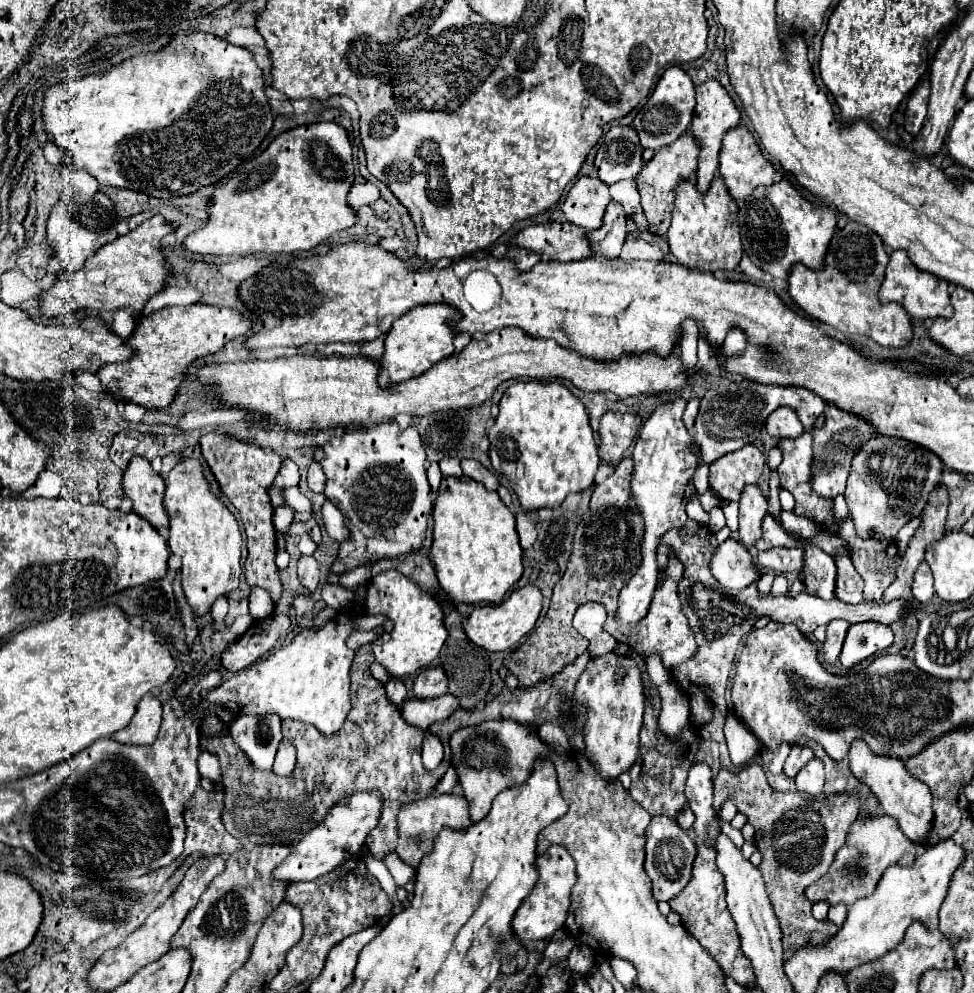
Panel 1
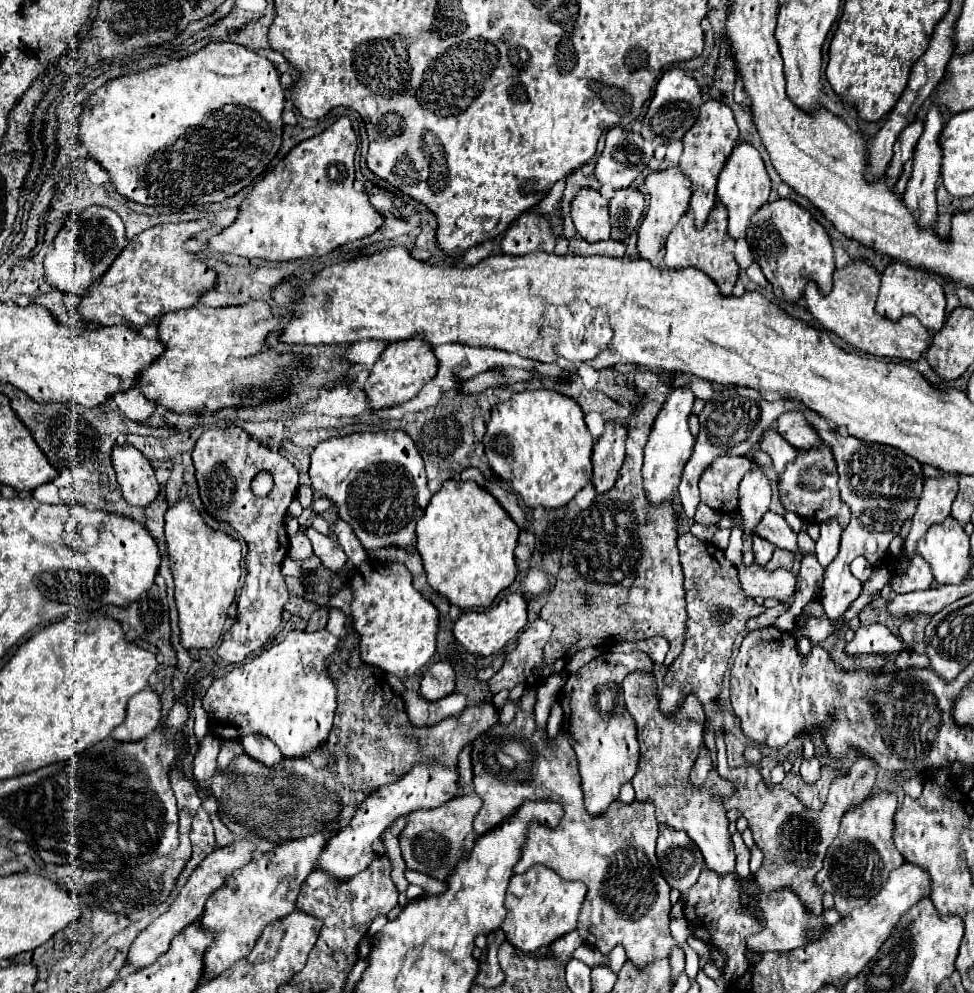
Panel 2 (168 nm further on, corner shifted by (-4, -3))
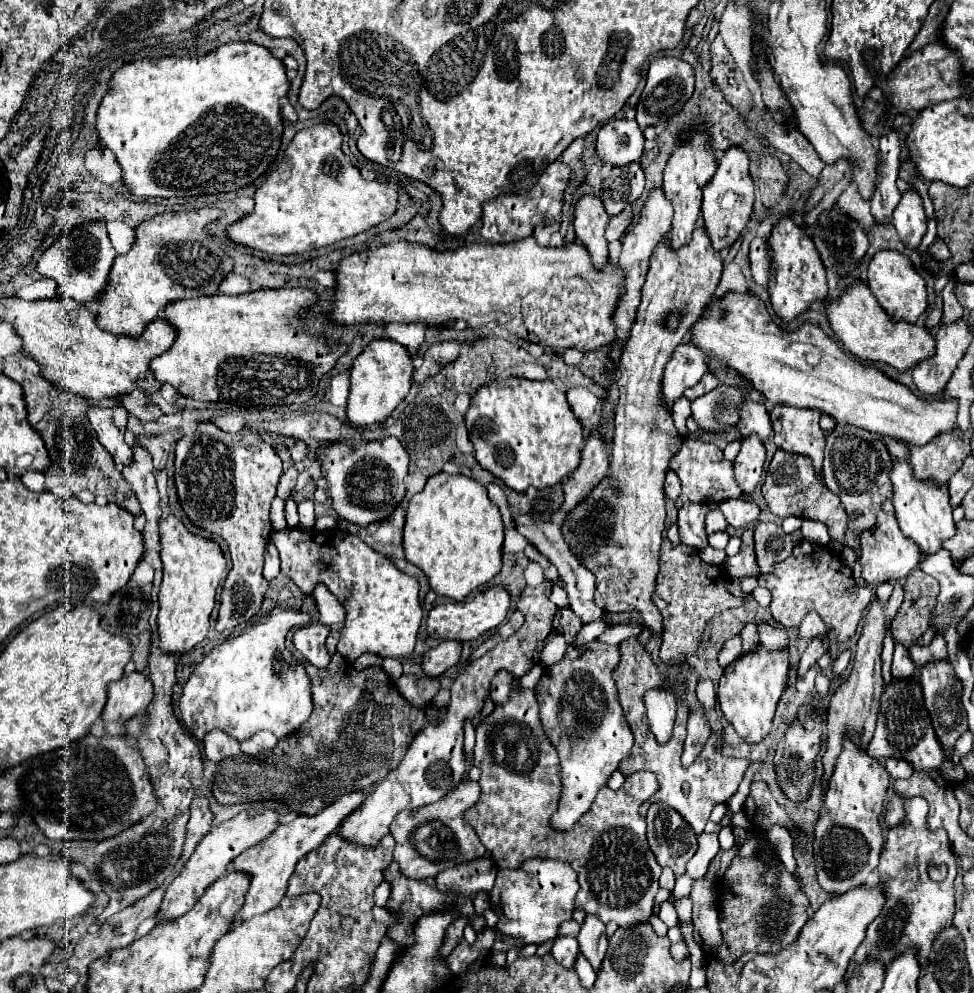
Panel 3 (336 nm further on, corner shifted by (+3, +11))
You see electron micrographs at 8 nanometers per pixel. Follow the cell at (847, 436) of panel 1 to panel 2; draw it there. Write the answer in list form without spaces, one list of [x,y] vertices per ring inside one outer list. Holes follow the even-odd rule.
[[[822,444],[820,450],[808,450],[808,454],[798,454],[794,462],[786,466],[786,470],[778,478],[778,494],[784,510],[790,510],[798,514],[800,518],[808,522],[828,522],[838,520],[844,528],[850,520],[850,508],[840,500],[840,494],[836,490],[838,474],[836,474],[836,462],[832,462],[832,452]]]

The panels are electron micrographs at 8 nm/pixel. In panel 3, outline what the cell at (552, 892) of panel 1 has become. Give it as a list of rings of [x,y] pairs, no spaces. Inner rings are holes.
[[[531,858],[515,870],[499,870],[489,902],[499,916],[497,930],[509,938],[517,938],[523,944],[543,944],[557,936],[559,926],[571,920],[575,910],[575,894],[579,890],[577,872],[561,860]]]

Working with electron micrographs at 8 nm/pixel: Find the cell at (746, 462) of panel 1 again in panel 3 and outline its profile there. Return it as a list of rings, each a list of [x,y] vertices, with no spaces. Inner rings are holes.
[[[685,438],[681,450],[671,458],[671,470],[681,478],[683,492],[677,498],[677,508],[683,502],[701,502],[701,504],[719,504],[727,498],[741,498],[741,488],[733,480],[733,462],[723,456],[723,450],[711,442],[703,442],[701,438]]]

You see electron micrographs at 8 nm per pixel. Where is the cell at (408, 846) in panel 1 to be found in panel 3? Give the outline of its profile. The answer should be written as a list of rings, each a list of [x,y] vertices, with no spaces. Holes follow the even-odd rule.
[[[463,780],[453,792],[449,792],[449,796],[443,796],[441,800],[437,800],[437,804],[429,804],[429,808],[415,808],[413,812],[399,812],[395,816],[391,836],[397,842],[395,862],[399,862],[399,868],[401,868],[403,876],[415,878],[415,880],[423,880],[423,878],[429,878],[429,876],[435,878],[439,872],[443,872],[447,868],[459,866],[463,862],[471,862],[471,860],[485,854],[485,846],[481,844],[481,840],[477,838],[473,828],[469,824],[465,824],[465,820],[463,820],[463,812],[479,800],[479,794],[481,794],[481,788],[479,788],[477,782]]]

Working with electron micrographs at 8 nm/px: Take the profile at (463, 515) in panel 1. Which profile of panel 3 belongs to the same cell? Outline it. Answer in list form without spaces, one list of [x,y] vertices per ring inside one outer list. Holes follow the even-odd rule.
[[[439,472],[431,476],[425,488],[409,500],[405,532],[403,532],[405,558],[425,572],[433,592],[437,592],[439,596],[447,596],[455,602],[461,602],[475,588],[479,588],[481,584],[489,582],[495,574],[499,574],[501,552],[503,552],[503,530],[505,530],[505,524],[503,524],[501,512],[489,500],[485,486],[481,486],[477,480],[465,474],[451,476],[451,474]]]

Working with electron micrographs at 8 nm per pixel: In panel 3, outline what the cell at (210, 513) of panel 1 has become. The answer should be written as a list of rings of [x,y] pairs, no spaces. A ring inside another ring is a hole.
[[[171,512],[159,520],[159,534],[163,562],[163,582],[159,590],[161,610],[157,616],[159,638],[165,652],[183,654],[195,648],[211,628],[215,592],[227,576],[227,560],[219,542],[189,532]]]

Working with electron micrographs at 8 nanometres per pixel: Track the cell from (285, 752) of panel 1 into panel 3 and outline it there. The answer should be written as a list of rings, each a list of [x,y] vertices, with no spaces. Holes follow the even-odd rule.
[[[285,610],[247,628],[241,636],[215,646],[203,662],[195,666],[183,688],[179,706],[189,732],[197,740],[203,740],[207,732],[217,728],[239,742],[259,730],[269,730],[277,738],[297,732],[313,714],[313,694],[305,666],[293,660],[293,654],[285,648],[285,636],[291,628],[305,624],[311,624],[311,614]]]

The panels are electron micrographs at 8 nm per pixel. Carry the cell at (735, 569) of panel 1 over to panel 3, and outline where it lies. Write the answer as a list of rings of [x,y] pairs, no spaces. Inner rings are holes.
[[[811,542],[797,544],[787,560],[773,564],[773,572],[769,572],[769,576],[759,574],[757,580],[759,586],[765,586],[773,594],[771,612],[777,624],[785,628],[799,626],[809,608],[813,608],[823,618],[823,622],[831,626],[829,636],[837,642],[845,642],[857,630],[863,608],[871,602],[873,596],[873,590],[867,588],[857,588],[849,594],[849,588],[853,588],[851,570],[839,562],[839,556],[833,556],[827,548]]]

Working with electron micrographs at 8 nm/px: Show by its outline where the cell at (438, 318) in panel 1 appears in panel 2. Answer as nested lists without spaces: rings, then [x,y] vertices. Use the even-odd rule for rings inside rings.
[[[420,338],[392,342],[380,354],[378,362],[370,370],[370,376],[364,386],[366,404],[376,412],[400,406],[400,404],[412,400],[422,390],[422,386],[436,376],[436,370],[438,370],[438,360],[436,360],[434,352],[430,350],[430,346],[426,342],[420,342]]]

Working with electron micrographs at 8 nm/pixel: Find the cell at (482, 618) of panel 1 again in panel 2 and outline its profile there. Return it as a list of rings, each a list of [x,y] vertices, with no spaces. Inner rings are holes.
[[[508,594],[504,596],[498,604],[494,604],[488,610],[482,612],[464,612],[452,626],[452,634],[456,642],[470,654],[480,654],[480,656],[490,656],[506,646],[510,638],[514,638],[526,624],[528,614],[526,614],[526,600],[520,594]]]

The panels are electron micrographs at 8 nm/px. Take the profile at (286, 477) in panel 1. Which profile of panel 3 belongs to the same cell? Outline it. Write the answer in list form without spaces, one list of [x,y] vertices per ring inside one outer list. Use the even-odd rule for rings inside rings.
[[[275,498],[271,504],[271,524],[275,530],[281,530],[287,526],[285,522],[285,500]]]

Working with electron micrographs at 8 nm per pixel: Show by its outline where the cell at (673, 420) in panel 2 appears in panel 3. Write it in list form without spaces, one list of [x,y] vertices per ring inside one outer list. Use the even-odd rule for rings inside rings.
[[[679,344],[665,366],[661,384],[665,406],[673,406],[673,402],[683,396],[685,388],[695,386],[707,372],[707,364],[709,358],[701,354],[693,344]]]

